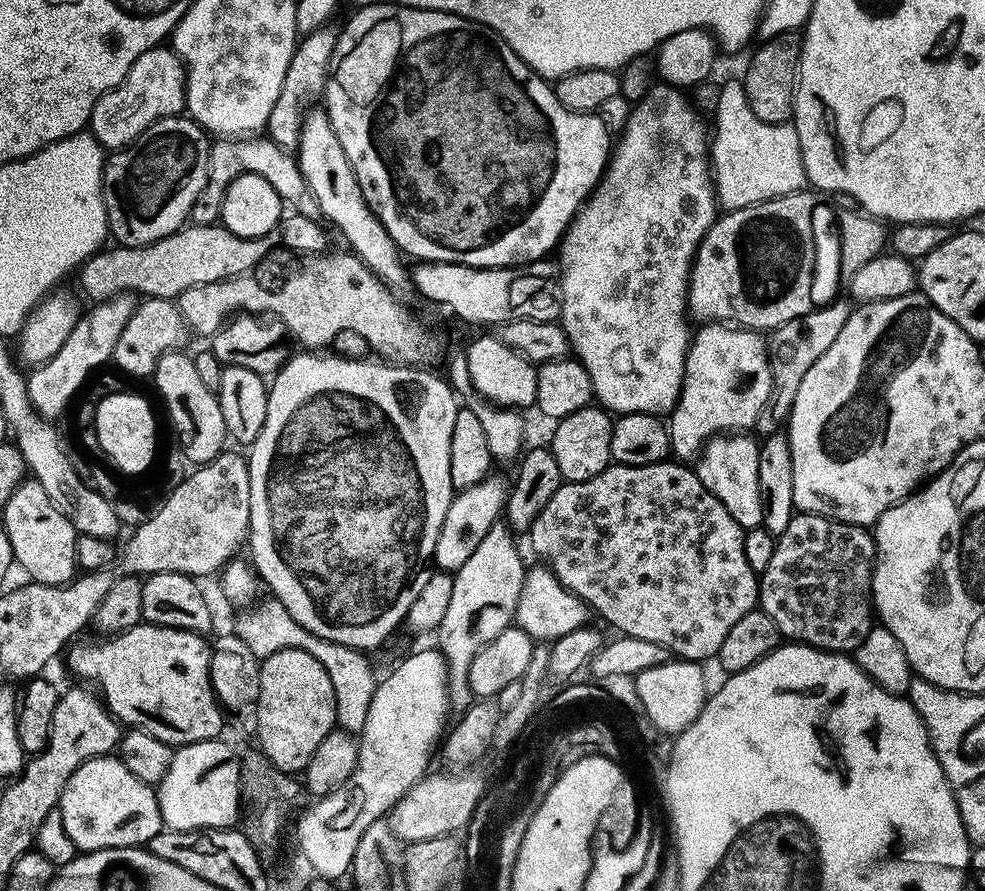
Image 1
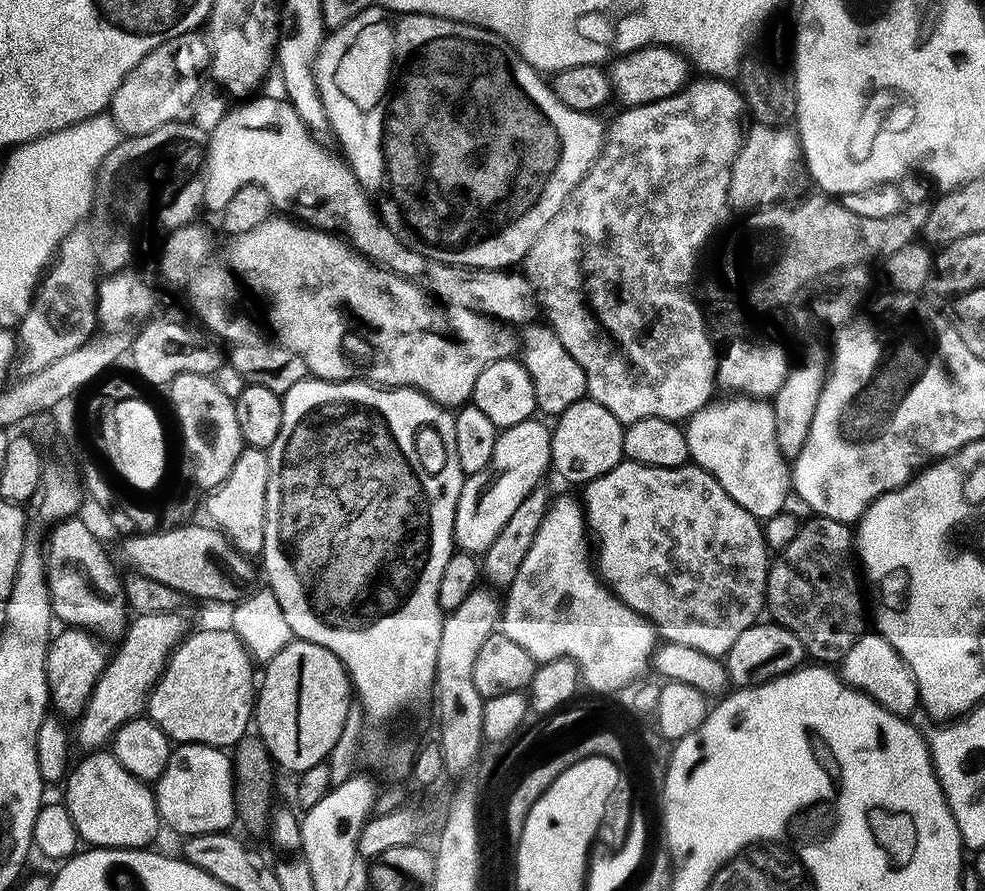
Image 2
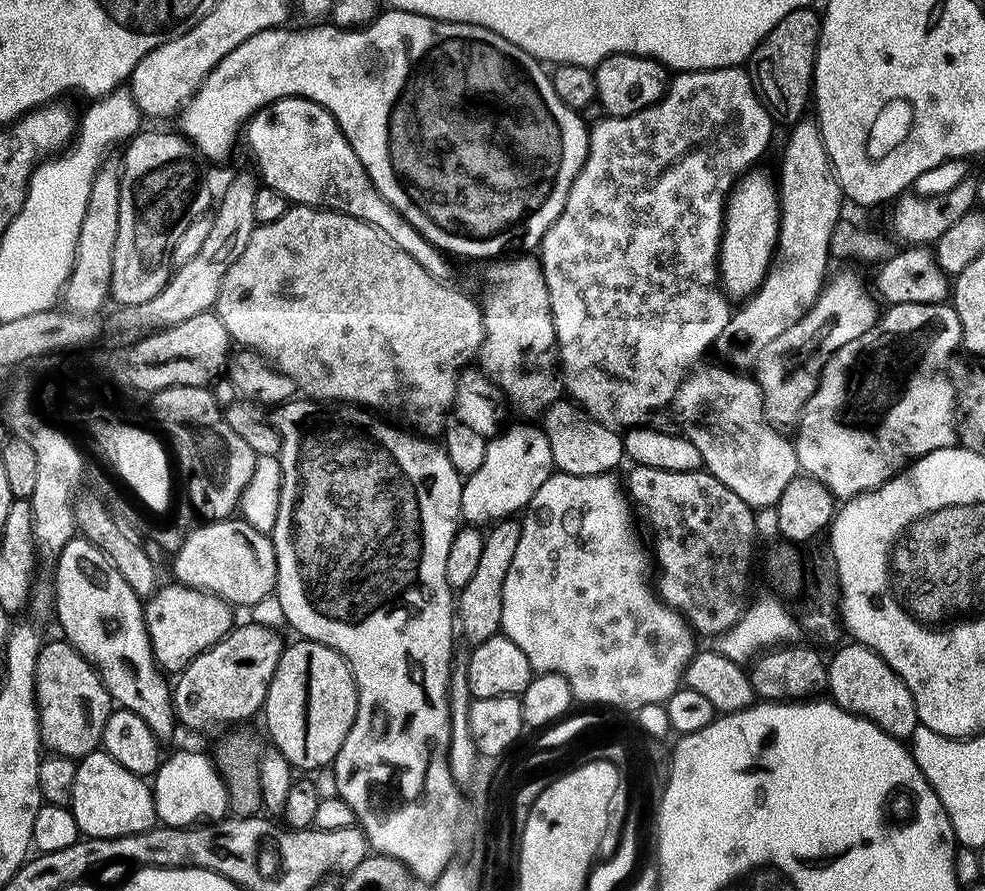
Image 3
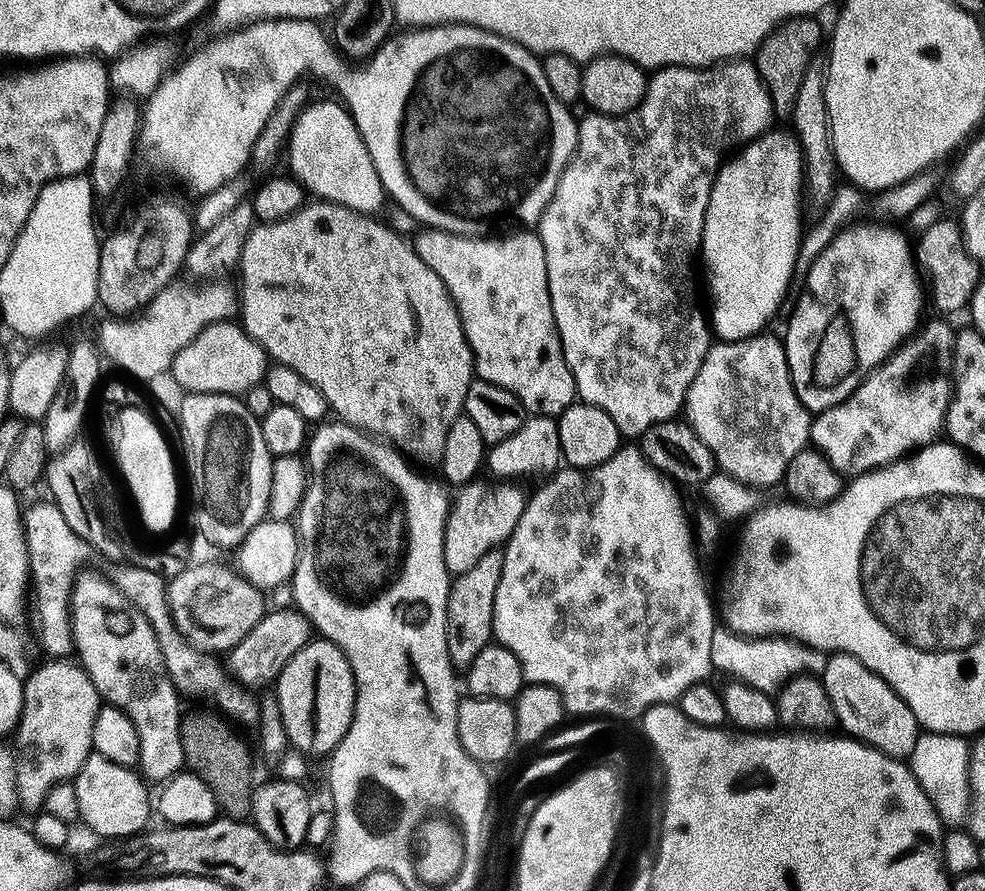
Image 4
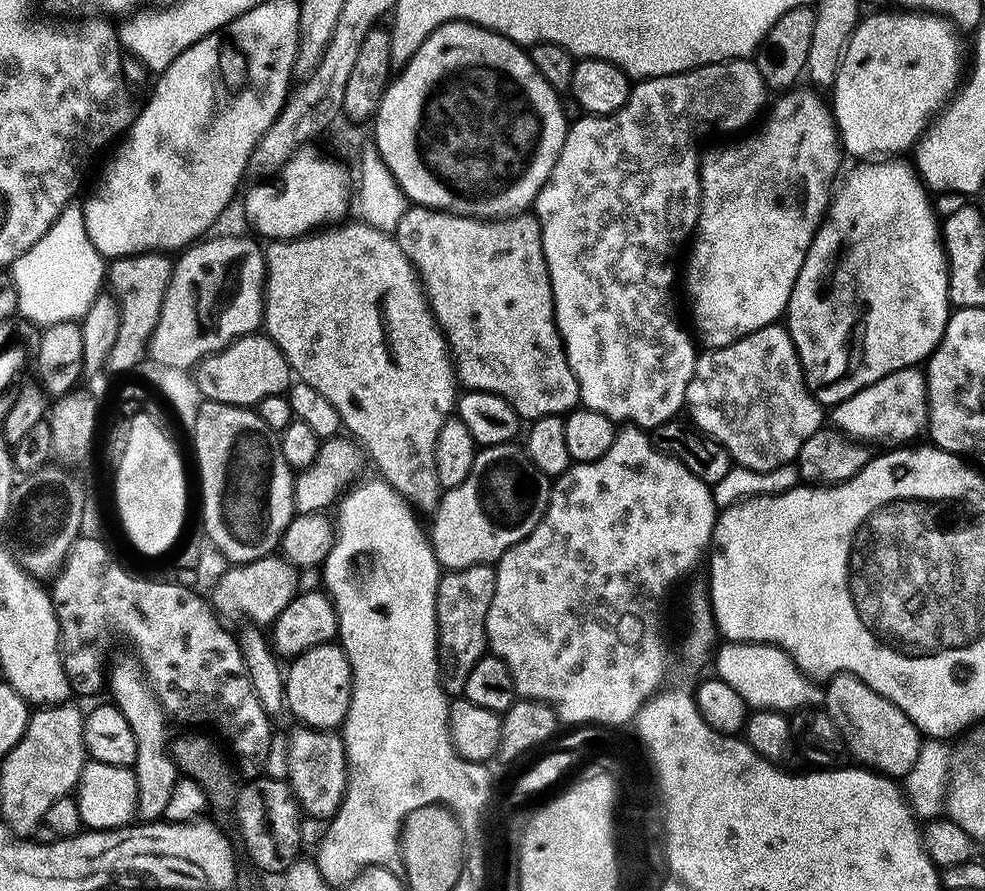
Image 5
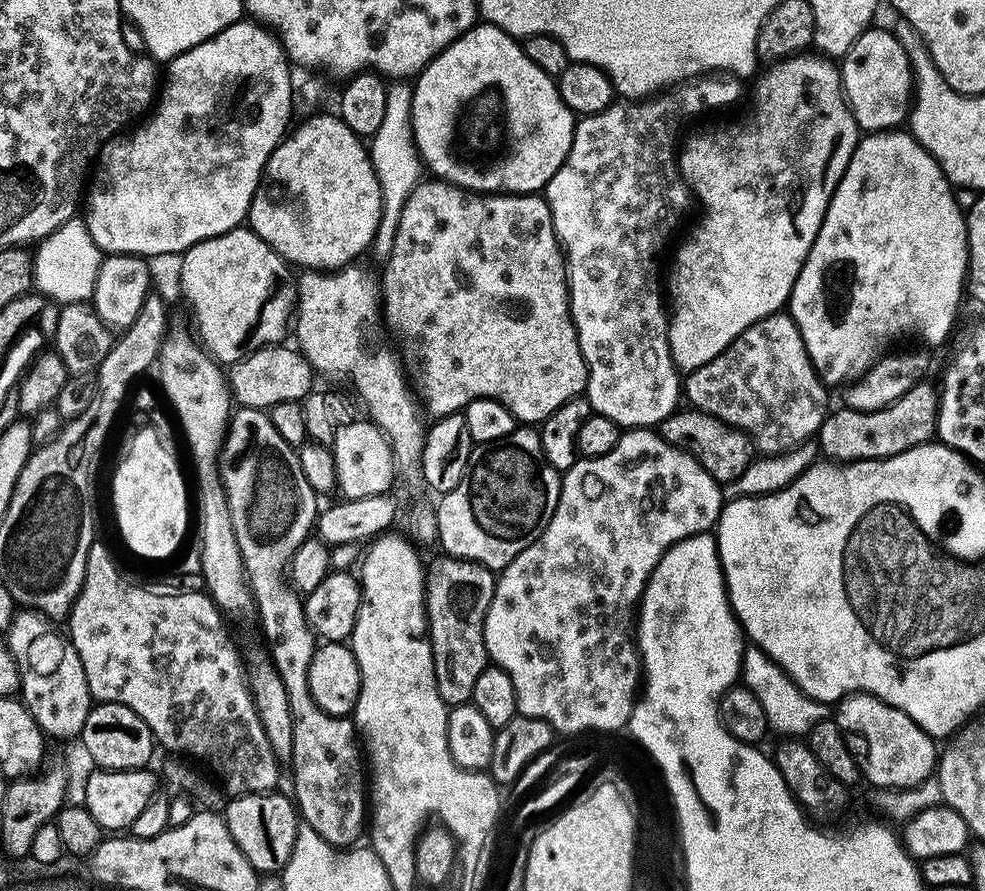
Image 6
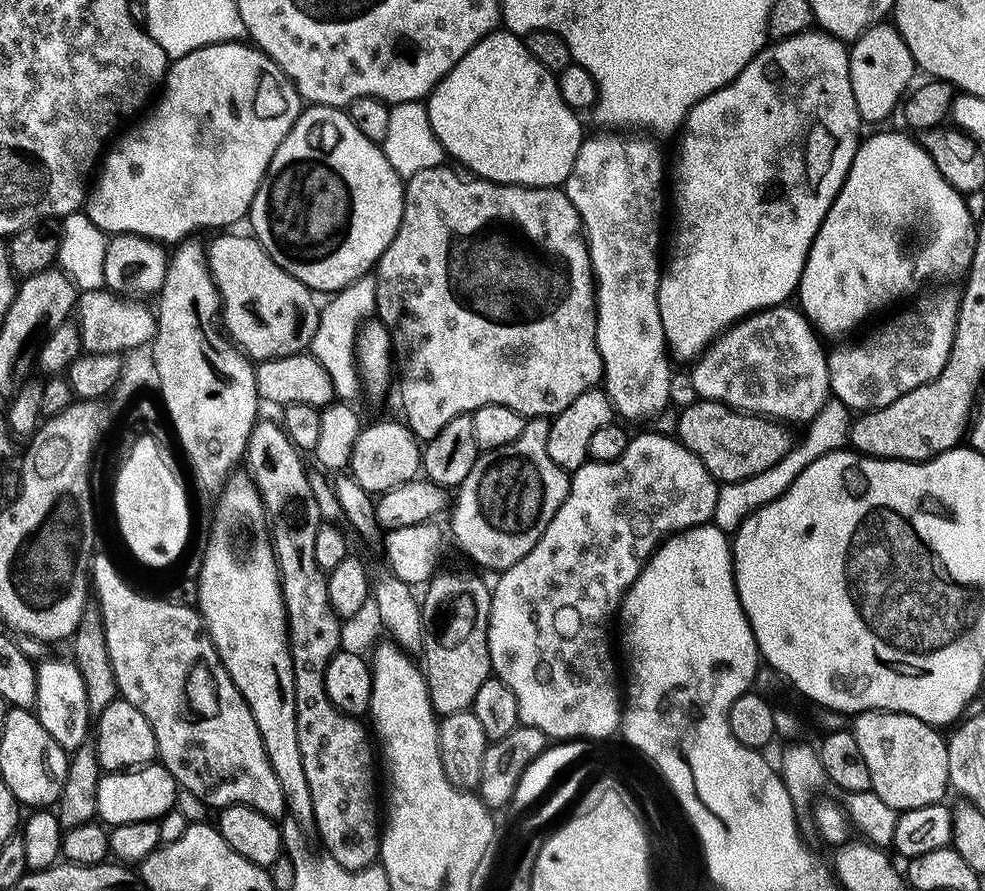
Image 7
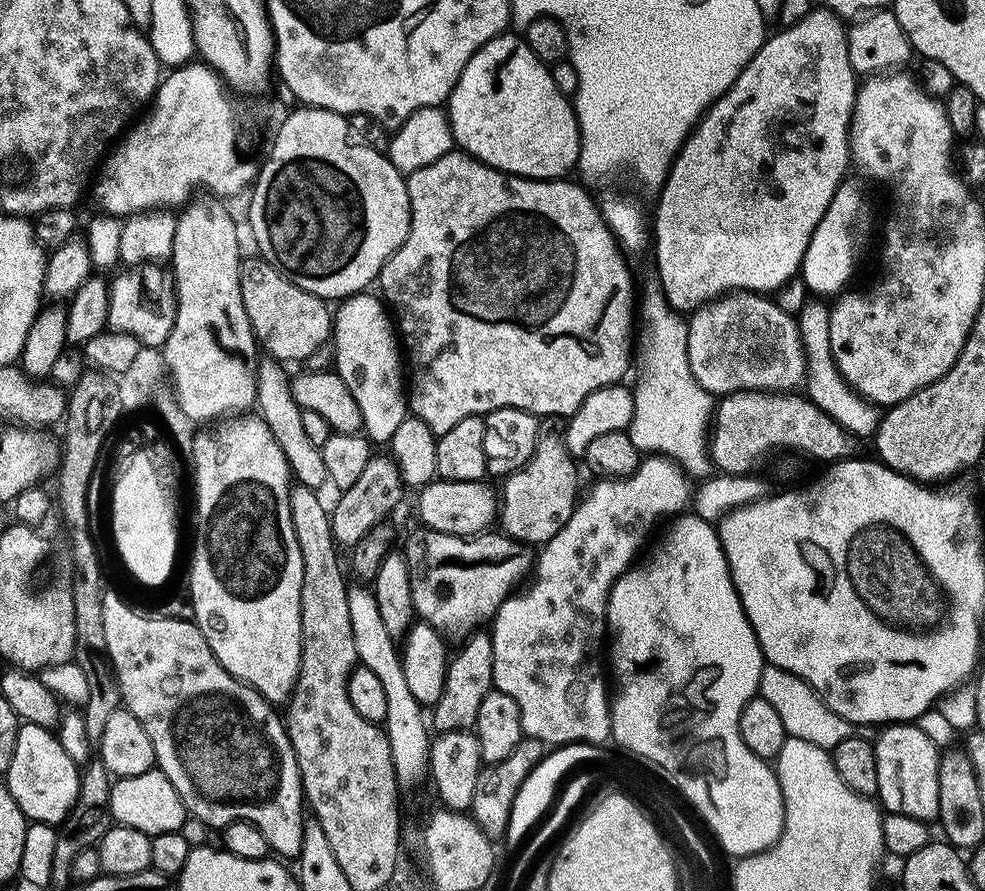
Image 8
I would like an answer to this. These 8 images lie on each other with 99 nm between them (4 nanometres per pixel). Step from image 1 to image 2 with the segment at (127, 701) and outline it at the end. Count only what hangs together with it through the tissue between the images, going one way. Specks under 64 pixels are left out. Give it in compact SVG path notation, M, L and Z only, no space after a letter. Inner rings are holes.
M227 627L185 635L146 701L147 719L153 720L177 745L208 744L211 748L231 749L254 720L258 672L252 666L253 655Z

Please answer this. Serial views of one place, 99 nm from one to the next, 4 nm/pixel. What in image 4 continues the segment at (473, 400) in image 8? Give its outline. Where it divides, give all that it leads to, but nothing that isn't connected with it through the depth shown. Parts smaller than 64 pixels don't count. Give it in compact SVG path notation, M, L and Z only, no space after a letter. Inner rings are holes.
M424 226L415 233L414 238L416 238L416 240L414 239L414 247L418 258L422 258L422 262L426 262L426 266L430 266L430 270L434 270L434 274L438 274L438 278L442 278L442 282L446 286L446 290L450 294L450 298L458 310L460 321L464 327L464 333L466 334L466 342L472 351L472 366L475 375L479 377L479 379L490 382L494 386L502 386L502 390L510 390L510 394L514 394L518 398L518 402L522 402L525 413L533 416L558 418L577 399L576 383L570 374L570 366L566 366L566 358L564 357L564 351L560 345L560 335L556 329L556 323L554 322L554 310L552 309L552 299L550 298L548 271L546 270L546 250L542 246L540 237L535 231L516 231L520 232L512 232L509 236L496 236L500 234L459 236L453 232Z

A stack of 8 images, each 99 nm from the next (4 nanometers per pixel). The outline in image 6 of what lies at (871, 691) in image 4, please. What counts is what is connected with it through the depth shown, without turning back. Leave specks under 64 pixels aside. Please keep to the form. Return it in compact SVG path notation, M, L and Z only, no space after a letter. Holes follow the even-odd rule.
M868 692L845 696L834 708L836 724L844 732L850 754L860 767L861 777L877 788L913 788L935 773L938 744L902 710L882 702Z

